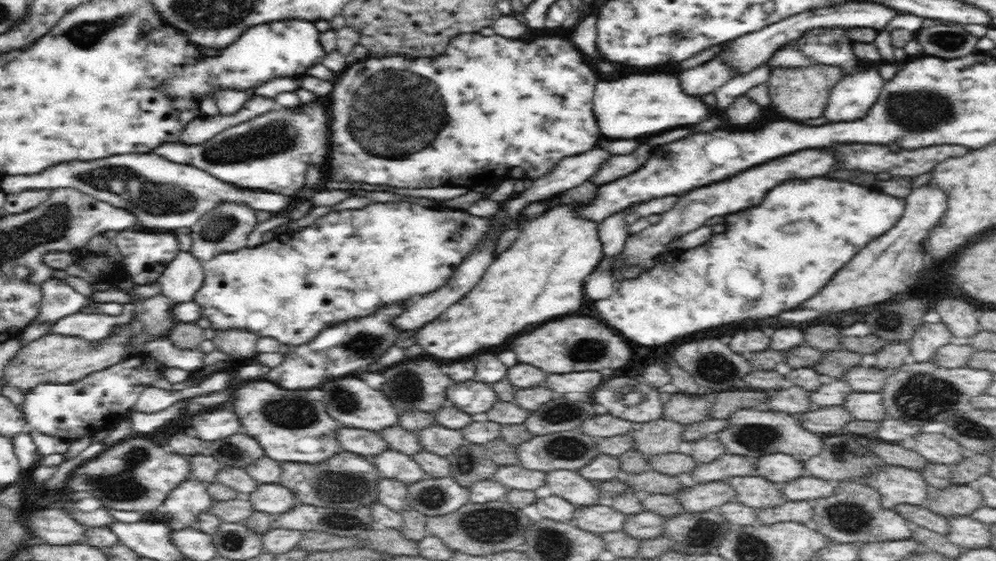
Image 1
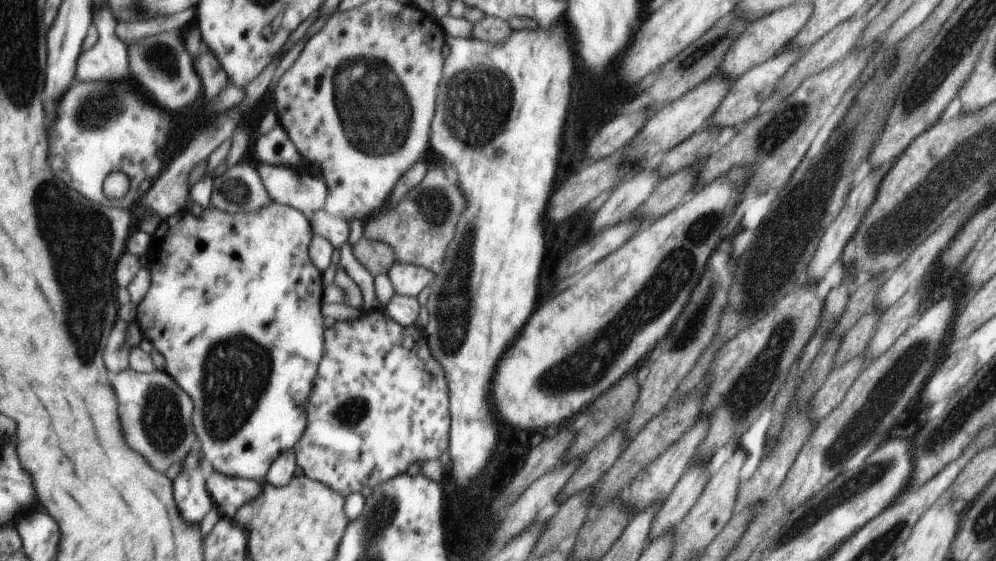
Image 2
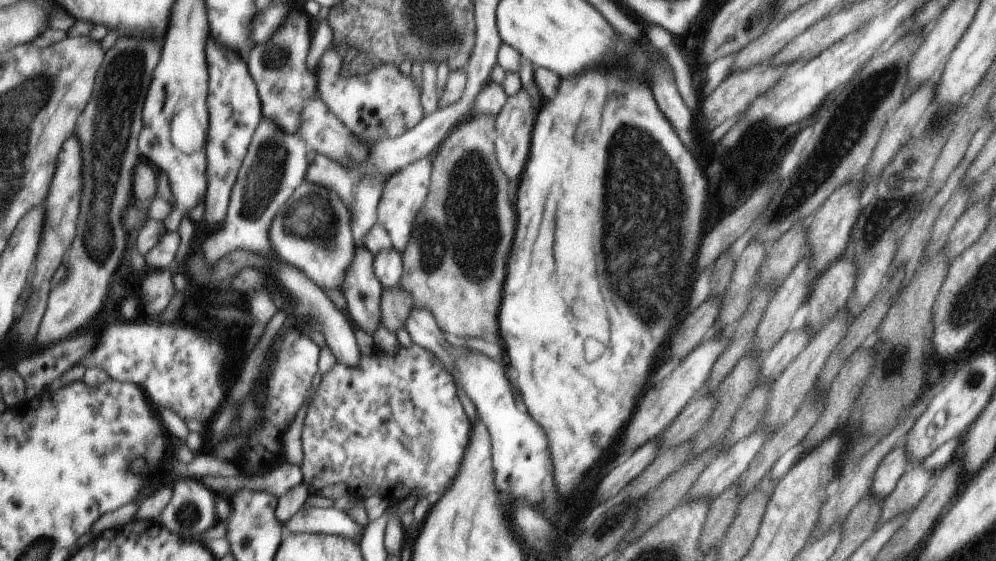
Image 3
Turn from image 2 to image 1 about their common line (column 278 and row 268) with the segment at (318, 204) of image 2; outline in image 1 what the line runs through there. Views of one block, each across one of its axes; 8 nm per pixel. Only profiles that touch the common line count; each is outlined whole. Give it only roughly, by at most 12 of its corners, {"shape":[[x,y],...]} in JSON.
{"shape":[[179,251],[158,277],[172,302],[192,301],[202,286],[202,263]]}

